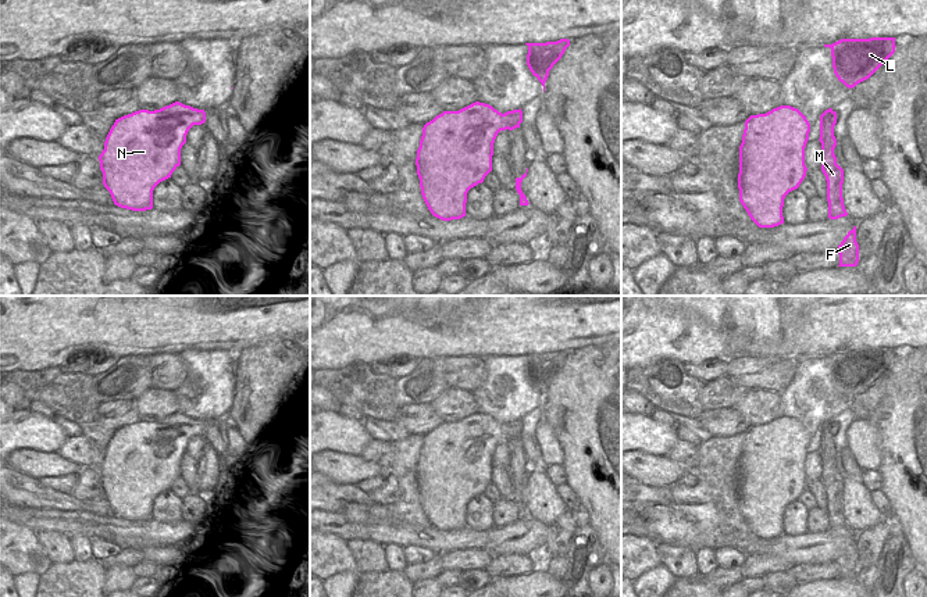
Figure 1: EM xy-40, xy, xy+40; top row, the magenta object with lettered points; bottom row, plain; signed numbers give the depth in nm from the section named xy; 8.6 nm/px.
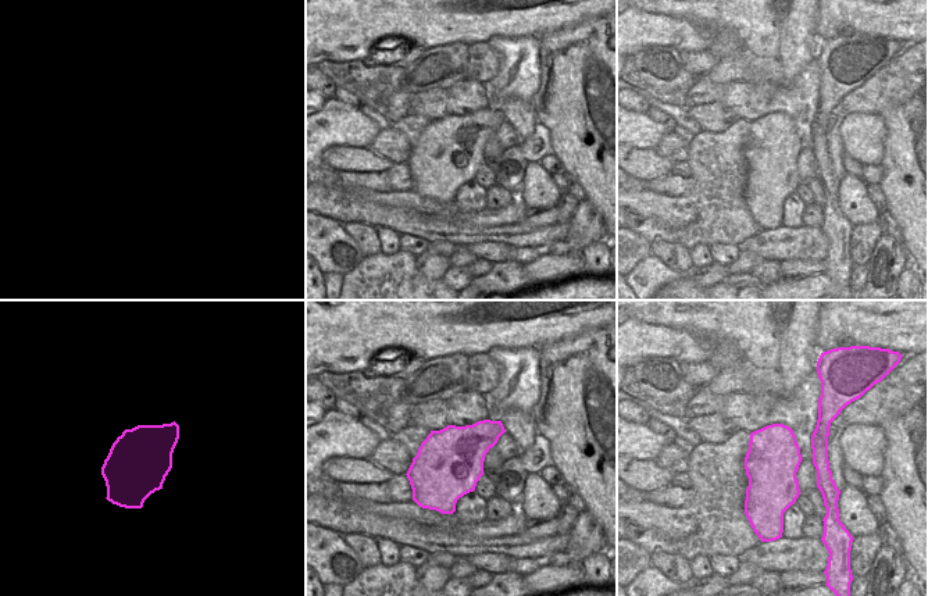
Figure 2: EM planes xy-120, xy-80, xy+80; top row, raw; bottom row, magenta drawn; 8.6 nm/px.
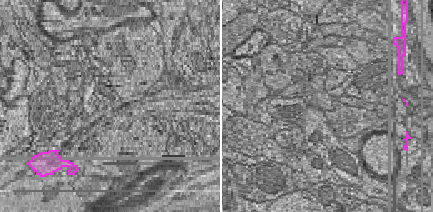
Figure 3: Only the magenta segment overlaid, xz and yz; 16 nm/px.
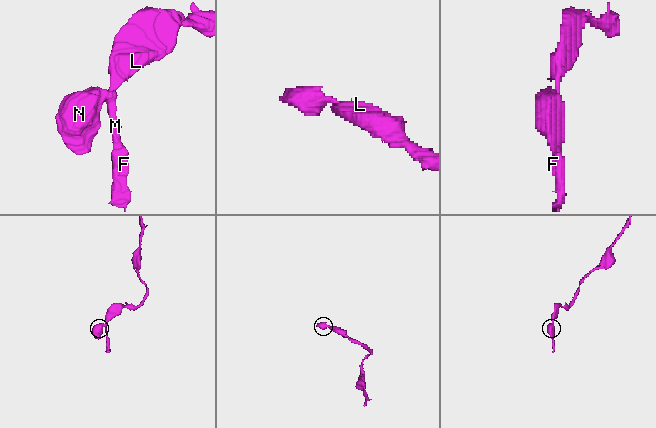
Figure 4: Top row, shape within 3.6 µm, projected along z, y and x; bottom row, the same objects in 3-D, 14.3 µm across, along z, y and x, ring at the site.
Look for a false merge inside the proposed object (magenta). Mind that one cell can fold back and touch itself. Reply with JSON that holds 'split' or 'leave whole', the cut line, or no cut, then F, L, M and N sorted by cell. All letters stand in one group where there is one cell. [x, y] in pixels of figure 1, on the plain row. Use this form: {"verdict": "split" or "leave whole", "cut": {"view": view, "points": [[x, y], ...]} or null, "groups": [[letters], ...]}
{"verdict": "split", "cut": {"view": "xy", "points": [[516, 421], [513, 431], [506, 439]]}, "groups": [["F", "L", "M"], ["N"]]}

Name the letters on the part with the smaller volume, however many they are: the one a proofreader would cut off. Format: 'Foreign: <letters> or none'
Foreign: N.

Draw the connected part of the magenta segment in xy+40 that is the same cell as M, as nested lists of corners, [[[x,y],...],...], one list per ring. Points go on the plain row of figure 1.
[[[832,419],[826,421],[820,426],[820,454],[821,454],[821,482],[827,491],[828,529],[838,530],[846,528],[848,523],[842,510],[844,480],[837,475],[834,460],[837,450],[834,437],[837,435],[837,423]]]

